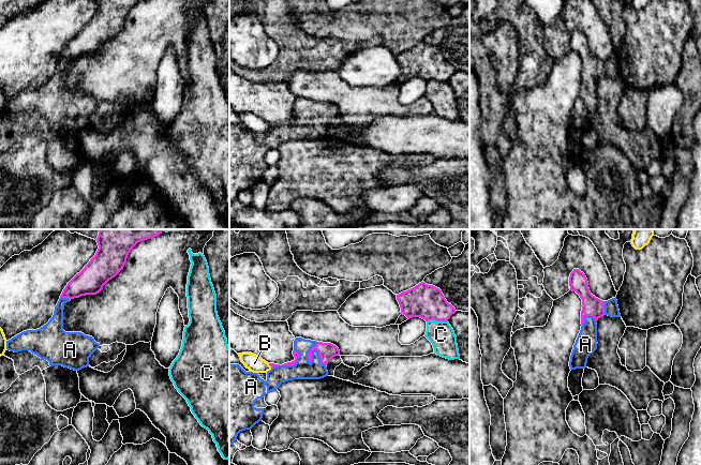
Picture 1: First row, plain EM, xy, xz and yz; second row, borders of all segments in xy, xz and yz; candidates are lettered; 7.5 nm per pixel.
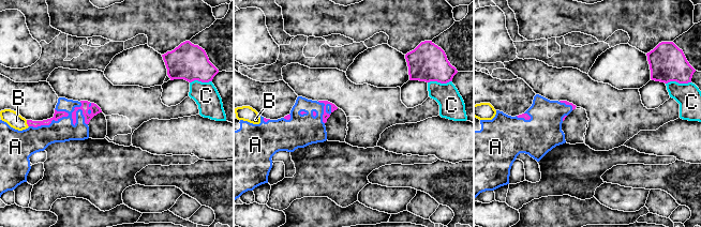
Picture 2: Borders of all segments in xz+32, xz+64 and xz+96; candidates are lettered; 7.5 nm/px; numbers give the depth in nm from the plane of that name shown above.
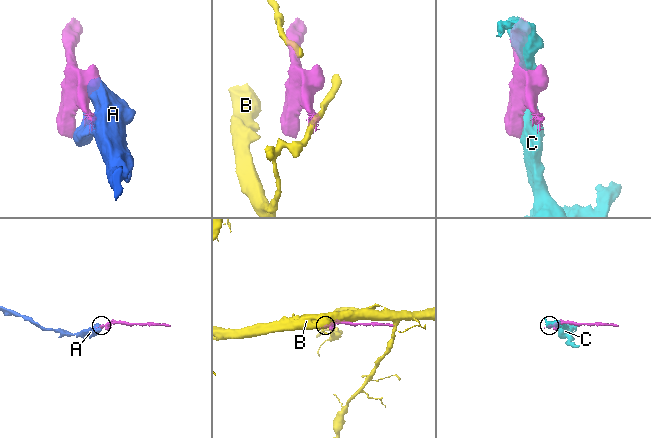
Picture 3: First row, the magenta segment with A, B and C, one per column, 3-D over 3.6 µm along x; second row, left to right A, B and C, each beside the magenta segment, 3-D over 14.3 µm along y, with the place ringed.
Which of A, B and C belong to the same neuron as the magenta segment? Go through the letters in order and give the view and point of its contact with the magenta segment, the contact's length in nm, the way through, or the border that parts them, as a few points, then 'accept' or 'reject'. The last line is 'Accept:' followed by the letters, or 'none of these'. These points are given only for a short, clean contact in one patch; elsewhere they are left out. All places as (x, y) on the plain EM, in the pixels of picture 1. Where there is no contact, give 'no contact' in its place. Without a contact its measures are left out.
A: contact xz (318, 114); length 200 nm; accept
B: contact xz (270, 125); length 40 nm; border xz (268, 123), (271, 126); reject
C: contact xz (436, 80); length 160 nm; reject
Accept: A

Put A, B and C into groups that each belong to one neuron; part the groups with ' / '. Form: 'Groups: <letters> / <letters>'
Groups: A / B / C

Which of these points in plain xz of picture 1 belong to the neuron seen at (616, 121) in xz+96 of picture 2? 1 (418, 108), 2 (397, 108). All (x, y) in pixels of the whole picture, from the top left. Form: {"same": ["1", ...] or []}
{"same": ["1", "2"]}

